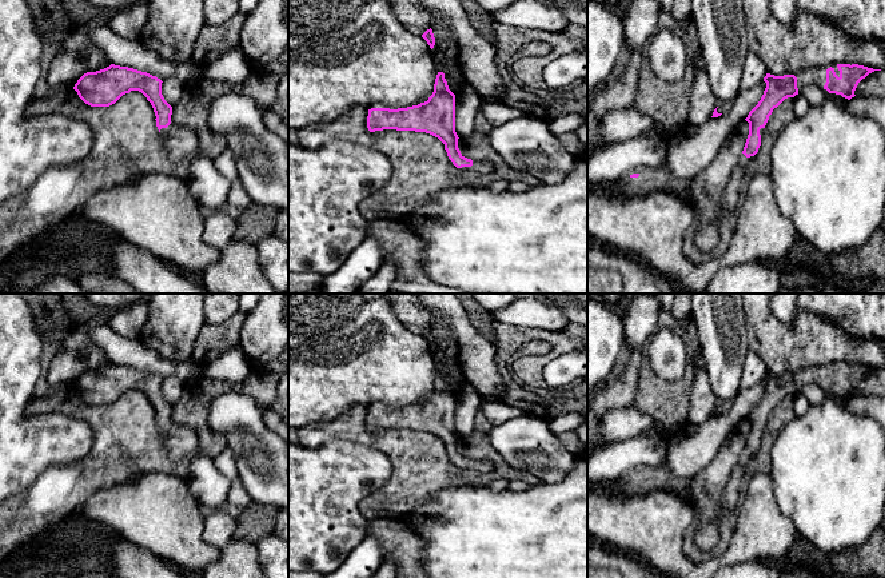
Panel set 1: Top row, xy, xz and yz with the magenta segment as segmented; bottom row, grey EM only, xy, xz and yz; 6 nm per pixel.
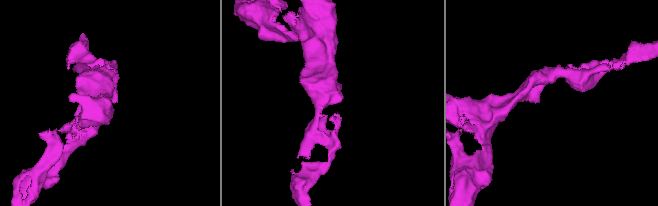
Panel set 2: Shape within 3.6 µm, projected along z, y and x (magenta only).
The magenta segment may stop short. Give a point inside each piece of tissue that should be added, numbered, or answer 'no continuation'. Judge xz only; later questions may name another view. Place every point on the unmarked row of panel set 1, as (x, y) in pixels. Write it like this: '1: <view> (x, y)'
1: xz (478, 465)

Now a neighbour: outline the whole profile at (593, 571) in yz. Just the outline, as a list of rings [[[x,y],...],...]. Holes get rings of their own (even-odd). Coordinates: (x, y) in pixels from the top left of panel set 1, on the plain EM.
[[[590,567],[587,578],[622,578],[621,573],[613,567]]]

